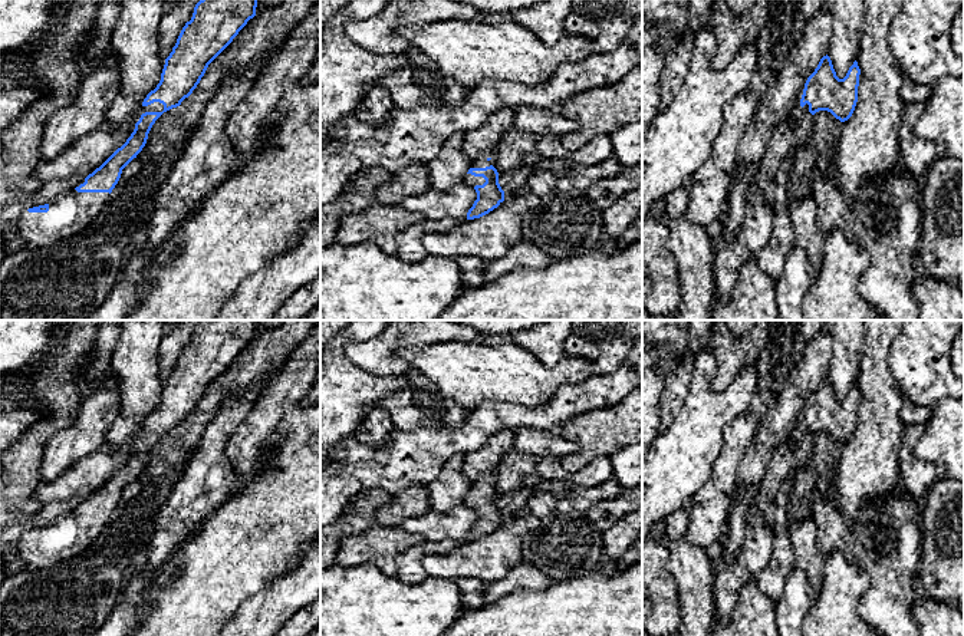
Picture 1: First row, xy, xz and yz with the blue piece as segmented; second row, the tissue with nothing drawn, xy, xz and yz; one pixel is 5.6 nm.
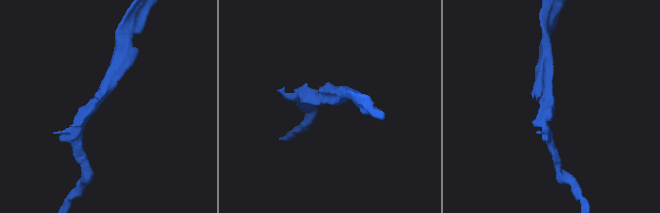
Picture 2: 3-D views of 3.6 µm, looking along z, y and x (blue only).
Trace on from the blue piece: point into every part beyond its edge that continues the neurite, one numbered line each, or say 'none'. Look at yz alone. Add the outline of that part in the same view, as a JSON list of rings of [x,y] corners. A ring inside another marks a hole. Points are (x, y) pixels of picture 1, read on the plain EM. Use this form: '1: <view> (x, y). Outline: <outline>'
1: yz (796, 435). Outline: [[[806,425],[805,428],[803,428],[805,431],[807,431],[809,432],[809,426]],[[797,428],[793,434],[792,434],[792,439],[793,439],[793,446],[792,446],[792,451],[794,452],[796,449],[797,449],[797,444],[799,444],[799,441],[800,441],[800,438],[802,438],[802,431],[803,431],[802,428]]]

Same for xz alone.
1: xz (469, 500). Outline: [[[467,495],[464,498],[464,504],[474,510],[476,507],[483,507],[486,504],[486,501],[483,498],[474,498],[471,495]]]

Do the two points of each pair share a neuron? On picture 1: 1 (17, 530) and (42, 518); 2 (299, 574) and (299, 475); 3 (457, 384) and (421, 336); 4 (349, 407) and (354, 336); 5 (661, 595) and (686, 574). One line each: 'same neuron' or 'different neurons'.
1: same neuron
2: different neurons
3: different neurons
4: same neuron
5: different neurons

